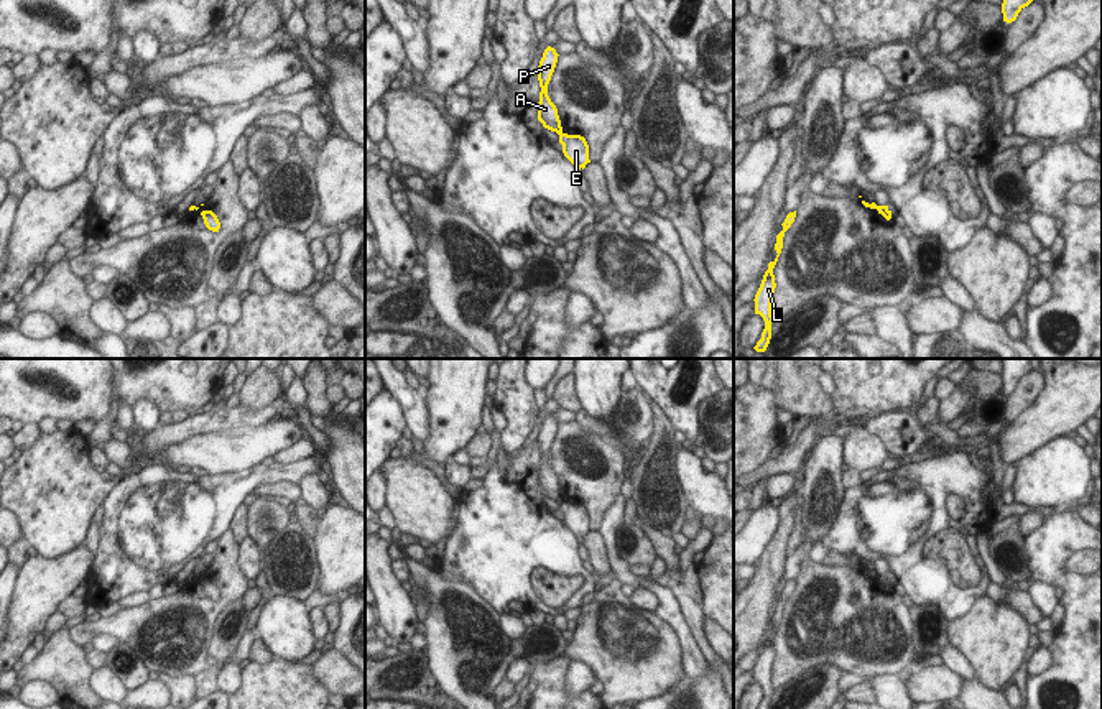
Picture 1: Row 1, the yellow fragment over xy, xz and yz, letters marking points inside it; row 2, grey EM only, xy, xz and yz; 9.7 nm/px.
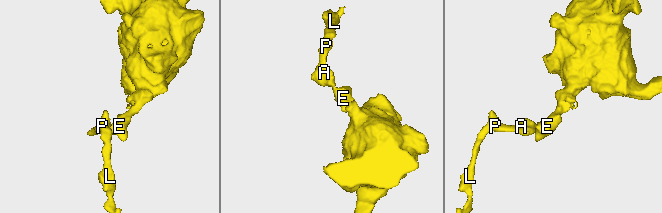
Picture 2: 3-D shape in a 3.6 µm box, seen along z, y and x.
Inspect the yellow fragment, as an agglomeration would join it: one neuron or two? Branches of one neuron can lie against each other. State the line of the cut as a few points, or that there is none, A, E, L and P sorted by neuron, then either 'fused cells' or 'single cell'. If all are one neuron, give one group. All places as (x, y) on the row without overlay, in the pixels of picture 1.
xy (194, 574), (191, 578) | A L P / E | fused cells

